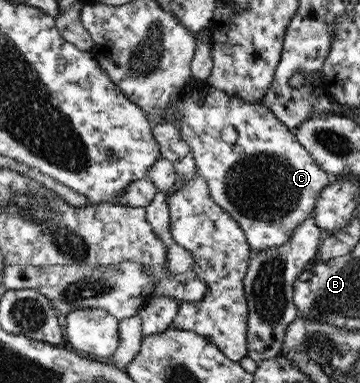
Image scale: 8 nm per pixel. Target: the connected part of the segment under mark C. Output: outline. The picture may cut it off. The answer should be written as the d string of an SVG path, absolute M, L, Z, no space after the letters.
M189 80L189 82L185 84L185 87L182 88L181 95L178 96L178 101L176 101L170 109L163 112L164 123L170 124L173 117L176 115L181 118L180 136L182 136L182 140L189 145L192 151L198 174L205 178L211 190L213 200L216 201L226 213L233 217L234 220L240 222L241 228L245 231L245 236L248 238L249 247L252 251L282 247L283 244L288 243L289 239L293 236L293 232L297 230L303 221L309 218L309 215L314 211L317 200L321 195L321 190L333 179L325 169L322 169L316 163L309 149L298 141L297 134L290 130L272 109L258 103L246 103L246 101L242 101L242 99L238 99L238 97L232 97L224 93L224 91L218 91L210 87L207 80L196 80L194 83L192 83L192 80Z

